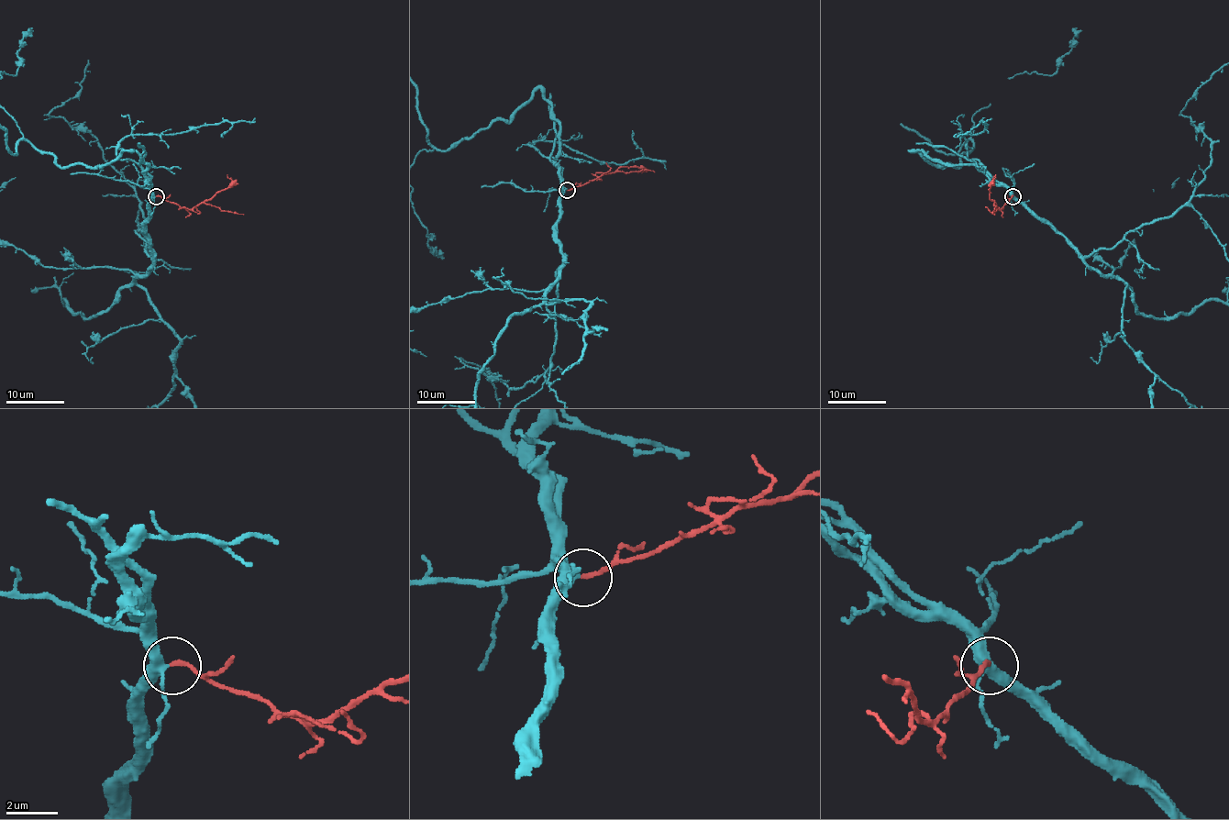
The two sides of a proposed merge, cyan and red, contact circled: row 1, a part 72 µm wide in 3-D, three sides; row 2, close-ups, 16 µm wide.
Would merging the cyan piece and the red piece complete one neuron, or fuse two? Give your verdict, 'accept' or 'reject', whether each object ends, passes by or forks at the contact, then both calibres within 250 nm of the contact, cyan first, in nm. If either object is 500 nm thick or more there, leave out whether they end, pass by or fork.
accept | cyan forks | red ends | 320/170 nm

